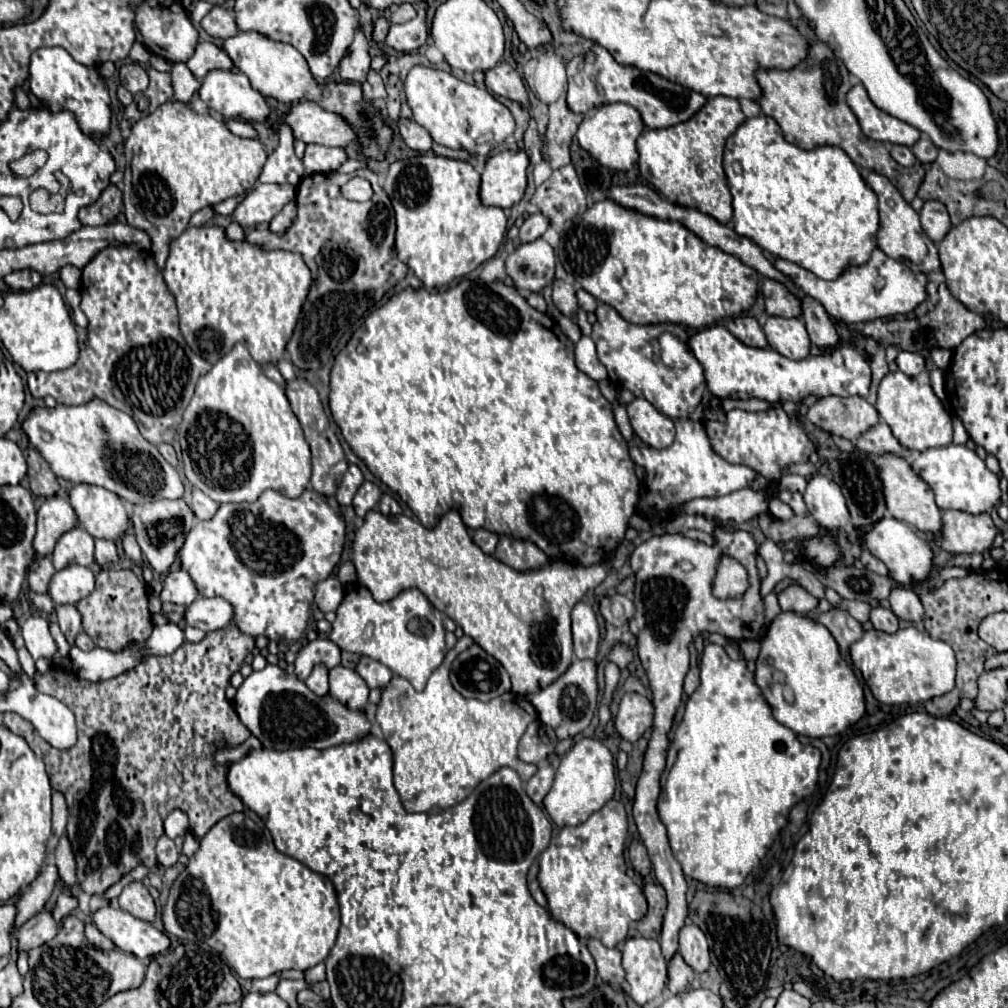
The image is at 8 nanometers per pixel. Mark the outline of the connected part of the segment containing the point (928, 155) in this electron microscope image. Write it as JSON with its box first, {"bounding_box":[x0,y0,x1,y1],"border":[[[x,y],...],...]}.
{"bounding_box":[911,134,939,164],"border":[[[921,134],[921,138],[913,144],[911,150],[913,150],[913,154],[917,156],[917,160],[923,162],[923,164],[931,164],[931,162],[935,162],[937,152],[939,152],[939,148],[933,146],[933,142],[931,142],[931,138],[929,138],[927,134]]]}

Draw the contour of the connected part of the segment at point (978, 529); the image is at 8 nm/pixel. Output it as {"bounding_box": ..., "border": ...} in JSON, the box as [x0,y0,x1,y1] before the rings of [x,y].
{"bounding_box":[937,510,997,554],"border":[[[945,510],[937,544],[953,554],[983,554],[993,546],[995,536],[997,526],[989,514],[975,516],[961,510]]]}

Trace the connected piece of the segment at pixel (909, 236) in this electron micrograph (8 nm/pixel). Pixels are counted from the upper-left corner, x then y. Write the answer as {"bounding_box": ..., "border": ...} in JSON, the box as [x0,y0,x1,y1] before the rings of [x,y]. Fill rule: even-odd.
{"bounding_box":[867,172,941,274],"border":[[[869,172],[867,174],[867,184],[875,190],[877,198],[879,198],[879,232],[877,232],[877,246],[891,258],[907,262],[907,264],[915,264],[919,268],[915,268],[917,272],[923,274],[931,274],[931,272],[939,272],[941,270],[941,262],[937,256],[937,246],[927,238],[927,234],[921,228],[919,222],[919,214],[903,200],[903,196],[897,192],[897,188],[881,174],[877,172]],[[887,200],[893,200],[895,206],[889,208]]]}

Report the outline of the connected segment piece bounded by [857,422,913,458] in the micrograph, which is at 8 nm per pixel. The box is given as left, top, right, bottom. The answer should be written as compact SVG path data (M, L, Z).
M879 422L871 430L867 430L857 440L857 448L861 452L875 454L875 456L883 456L883 454L895 454L895 456L901 456L901 458L913 456L913 450L905 450L905 446L901 446L897 442L897 438L893 436L893 432L889 430L889 426L885 422Z

